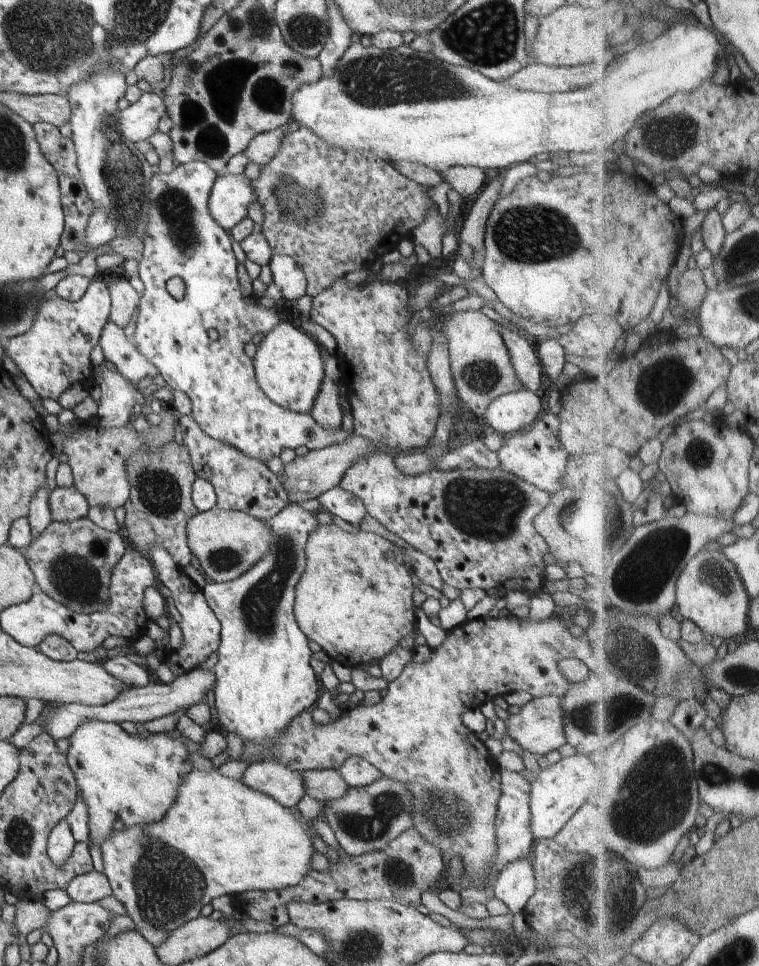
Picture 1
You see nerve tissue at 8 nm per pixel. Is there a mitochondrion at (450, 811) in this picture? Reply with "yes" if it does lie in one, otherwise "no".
yes

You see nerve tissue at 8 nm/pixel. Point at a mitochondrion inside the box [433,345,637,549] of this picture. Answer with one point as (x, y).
(489, 511)

